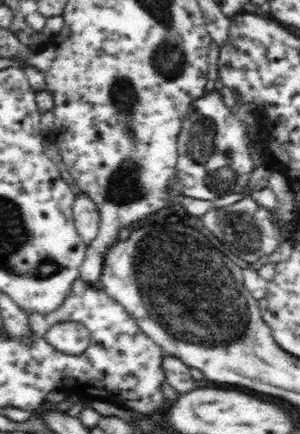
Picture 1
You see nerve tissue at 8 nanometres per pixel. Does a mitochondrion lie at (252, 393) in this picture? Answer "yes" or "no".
no

